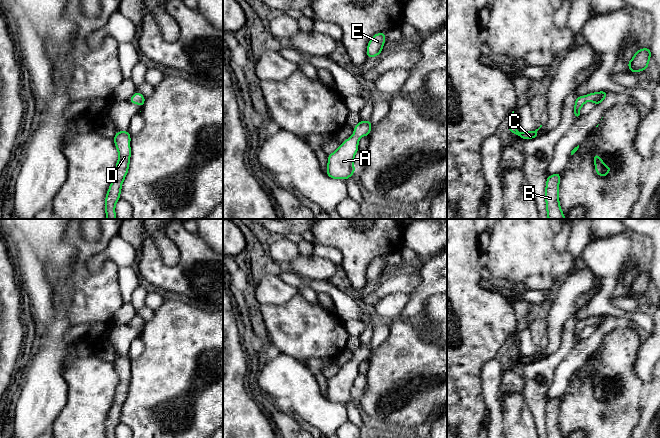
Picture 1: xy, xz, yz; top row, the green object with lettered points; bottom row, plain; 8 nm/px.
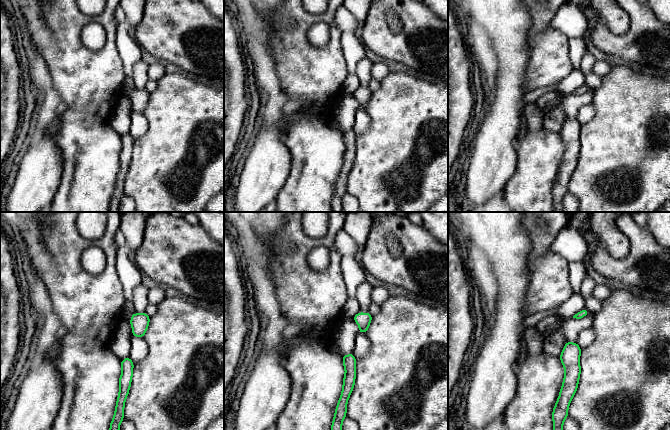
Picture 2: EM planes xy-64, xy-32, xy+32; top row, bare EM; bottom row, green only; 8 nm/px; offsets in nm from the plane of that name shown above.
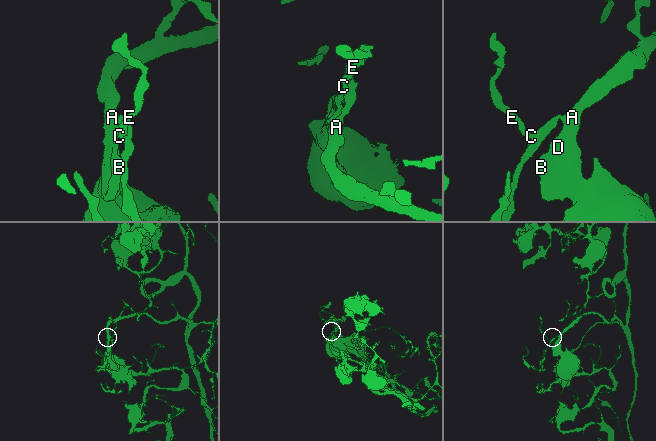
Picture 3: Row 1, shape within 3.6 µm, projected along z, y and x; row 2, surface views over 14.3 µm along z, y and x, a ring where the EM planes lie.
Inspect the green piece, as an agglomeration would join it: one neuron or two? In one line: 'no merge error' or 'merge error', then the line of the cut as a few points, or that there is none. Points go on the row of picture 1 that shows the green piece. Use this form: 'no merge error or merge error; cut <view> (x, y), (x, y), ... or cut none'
no merge error; cut none

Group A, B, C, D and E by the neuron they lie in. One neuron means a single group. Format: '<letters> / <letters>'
A B C D E

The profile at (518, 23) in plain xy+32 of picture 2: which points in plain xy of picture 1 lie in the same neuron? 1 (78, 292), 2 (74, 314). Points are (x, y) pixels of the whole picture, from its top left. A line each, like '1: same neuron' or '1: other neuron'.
1: other neuron
2: other neuron

